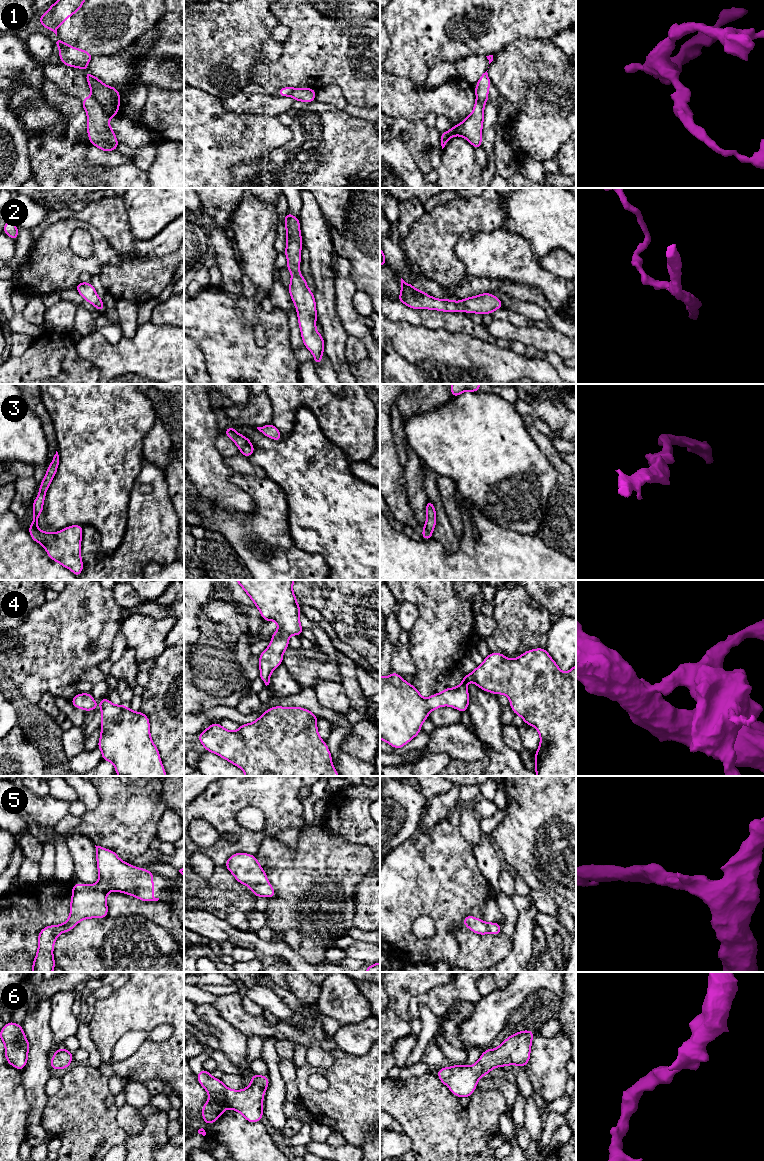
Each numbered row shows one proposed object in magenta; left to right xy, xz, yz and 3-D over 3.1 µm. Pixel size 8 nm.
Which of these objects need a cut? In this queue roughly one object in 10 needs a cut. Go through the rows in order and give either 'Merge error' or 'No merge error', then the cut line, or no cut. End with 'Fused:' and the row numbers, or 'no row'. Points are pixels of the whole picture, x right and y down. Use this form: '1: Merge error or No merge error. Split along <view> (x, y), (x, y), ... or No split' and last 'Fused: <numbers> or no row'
1: Merge error. Split along xy (92, 93), (97, 102), (111, 116)
2: No merge error. No split
3: No merge error. No split
4: No merge error. No split
5: No merge error. No split
6: No merge error. No split
Fused: 1

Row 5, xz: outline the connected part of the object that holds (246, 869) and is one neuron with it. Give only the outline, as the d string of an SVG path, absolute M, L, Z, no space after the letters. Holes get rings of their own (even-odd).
M238 852L227 859L225 867L242 885L249 886L250 891L257 897L272 898L276 896L264 869L256 856Z

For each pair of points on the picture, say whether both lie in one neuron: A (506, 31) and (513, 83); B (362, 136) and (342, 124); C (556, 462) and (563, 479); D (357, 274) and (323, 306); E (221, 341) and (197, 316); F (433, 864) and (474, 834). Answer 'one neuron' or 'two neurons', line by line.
A: two neurons
B: one neuron
C: one neuron
D: two neurons
E: one neuron
F: two neurons

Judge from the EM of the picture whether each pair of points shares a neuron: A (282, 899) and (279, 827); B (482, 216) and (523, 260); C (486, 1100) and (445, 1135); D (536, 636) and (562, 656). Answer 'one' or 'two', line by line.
A: two
B: two
C: two
D: two

